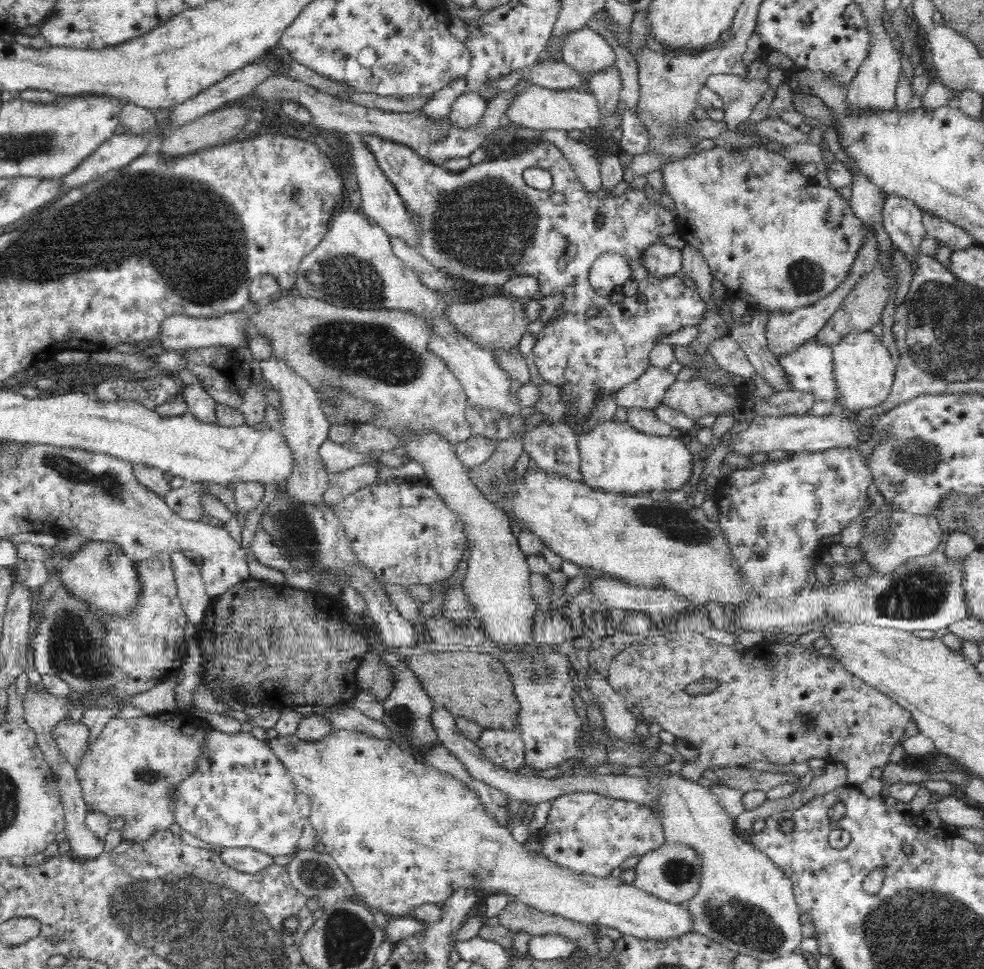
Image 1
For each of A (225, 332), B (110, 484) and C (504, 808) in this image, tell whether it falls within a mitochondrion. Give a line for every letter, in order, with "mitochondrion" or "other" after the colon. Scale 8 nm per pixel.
A: other
B: mitochondrion
C: mitochondrion

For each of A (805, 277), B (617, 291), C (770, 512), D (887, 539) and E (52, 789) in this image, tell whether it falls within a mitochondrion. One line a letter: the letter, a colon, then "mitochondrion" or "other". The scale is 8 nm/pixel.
A: mitochondrion
B: other
C: other
D: mitochondrion
E: other

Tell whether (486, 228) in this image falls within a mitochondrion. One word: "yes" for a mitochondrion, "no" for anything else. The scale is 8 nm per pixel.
yes

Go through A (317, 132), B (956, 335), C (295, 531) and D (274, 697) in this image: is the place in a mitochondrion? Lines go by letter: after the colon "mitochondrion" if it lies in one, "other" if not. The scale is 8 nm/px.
A: other
B: mitochondrion
C: mitochondrion
D: other

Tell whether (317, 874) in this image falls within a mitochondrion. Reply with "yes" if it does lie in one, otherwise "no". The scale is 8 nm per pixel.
yes

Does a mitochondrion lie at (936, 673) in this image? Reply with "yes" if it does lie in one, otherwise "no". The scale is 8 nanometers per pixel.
no

